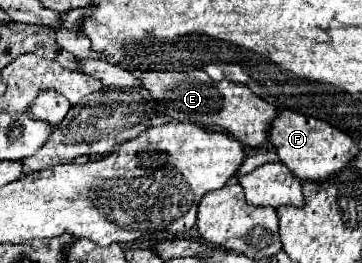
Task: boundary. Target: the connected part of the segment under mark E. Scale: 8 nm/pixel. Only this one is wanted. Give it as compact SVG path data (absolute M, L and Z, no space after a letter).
M204 70L190 72L134 72L138 80L142 80L142 88L146 88L152 98L160 104L160 112L178 120L192 122L202 126L218 126L228 132L232 138L240 140L248 148L258 148L268 138L268 124L276 116L276 108L262 98L254 96L254 92L246 84L234 84L228 80L214 82L206 76Z

